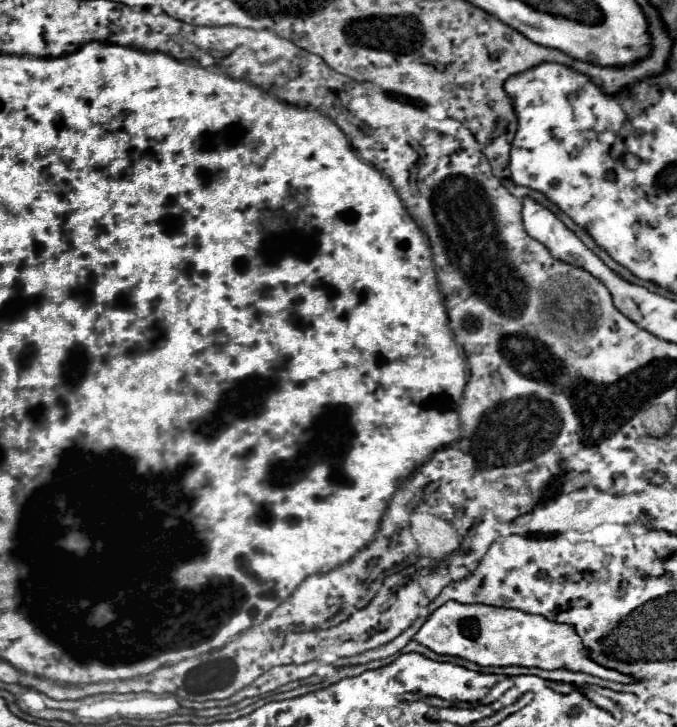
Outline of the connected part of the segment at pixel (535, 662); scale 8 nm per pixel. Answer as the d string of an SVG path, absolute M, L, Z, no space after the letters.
M447 602L437 608L423 628L415 634L415 640L437 654L459 656L479 666L523 666L523 668L569 668L575 672L587 672L605 680L631 682L629 676L615 670L607 670L591 662L587 650L583 650L579 636L567 624L555 624L543 616L525 614L513 608L495 608L487 604L459 604Z

